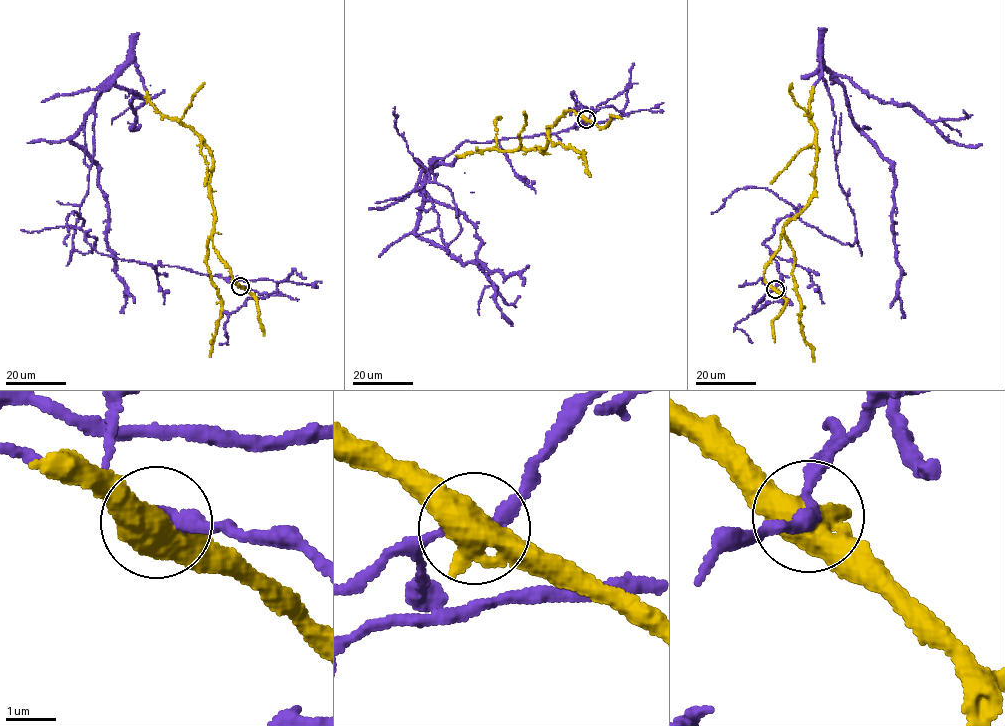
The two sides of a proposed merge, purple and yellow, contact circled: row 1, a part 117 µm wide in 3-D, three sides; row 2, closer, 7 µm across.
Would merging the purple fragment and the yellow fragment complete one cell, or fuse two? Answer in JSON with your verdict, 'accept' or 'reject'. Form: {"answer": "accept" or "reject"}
{"answer": "accept"}

